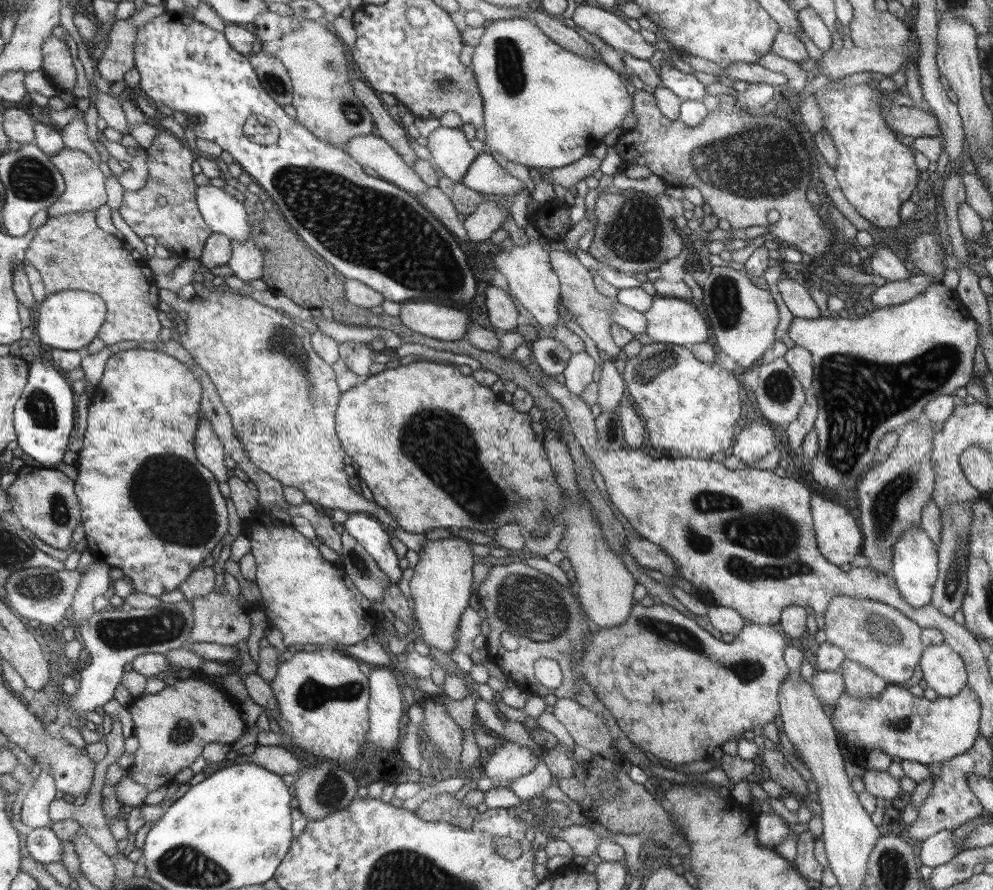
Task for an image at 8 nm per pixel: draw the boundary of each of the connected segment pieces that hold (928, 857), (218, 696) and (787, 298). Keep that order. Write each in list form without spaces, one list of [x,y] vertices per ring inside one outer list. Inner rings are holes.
[[[940,830],[921,842],[919,860],[923,866],[929,866],[929,868],[941,866],[959,852],[955,845],[957,842],[952,831]]]
[[[188,674],[178,676],[178,680],[173,685],[165,686],[157,694],[134,699],[128,709],[134,722],[133,734],[139,740],[139,747],[134,753],[135,759],[130,767],[131,778],[145,786],[149,792],[167,786],[181,770],[193,766],[197,758],[203,754],[205,746],[209,746],[211,742],[234,743],[245,730],[241,714],[229,702],[226,692],[221,692]]]
[[[782,274],[776,282],[777,290],[789,312],[797,318],[813,320],[819,318],[819,308],[811,299],[807,289]]]

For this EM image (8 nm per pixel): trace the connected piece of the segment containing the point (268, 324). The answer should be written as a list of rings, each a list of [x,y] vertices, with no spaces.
[[[218,287],[218,290],[207,291],[200,290],[195,293],[190,301],[177,299],[177,304],[179,305],[179,310],[185,312],[188,316],[187,321],[185,321],[185,329],[183,329],[183,334],[181,335],[181,343],[190,352],[193,358],[201,368],[206,370],[206,373],[212,378],[212,381],[217,384],[219,394],[221,395],[222,401],[225,406],[229,408],[229,416],[232,420],[233,430],[235,431],[235,436],[239,439],[239,442],[243,445],[247,456],[251,459],[251,462],[263,472],[266,472],[271,478],[278,480],[284,487],[295,487],[304,494],[305,501],[316,504],[322,509],[330,508],[335,510],[343,510],[343,512],[348,513],[365,513],[370,515],[373,519],[377,519],[379,522],[385,523],[387,528],[390,528],[392,533],[398,533],[400,536],[401,528],[399,528],[397,522],[392,516],[389,516],[388,512],[385,512],[383,508],[379,507],[377,503],[369,501],[361,494],[353,492],[349,486],[347,486],[347,476],[343,472],[343,458],[345,458],[345,450],[341,450],[341,442],[337,435],[335,412],[337,406],[340,402],[340,392],[337,388],[335,382],[334,370],[331,366],[324,362],[320,356],[315,356],[316,351],[311,350],[311,345],[309,344],[309,334],[307,334],[307,329],[303,330],[299,324],[293,324],[291,320],[283,318],[281,314],[277,314],[275,309],[267,308],[267,306],[261,305],[255,299],[251,297],[241,297],[241,295],[233,295],[230,293],[231,288],[226,290]]]

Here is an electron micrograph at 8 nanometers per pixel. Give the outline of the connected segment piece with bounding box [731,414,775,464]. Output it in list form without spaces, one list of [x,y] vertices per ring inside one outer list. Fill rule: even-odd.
[[[753,414],[751,424],[739,429],[731,454],[737,456],[741,464],[753,464],[753,459],[763,458],[773,448],[773,444],[771,428]]]

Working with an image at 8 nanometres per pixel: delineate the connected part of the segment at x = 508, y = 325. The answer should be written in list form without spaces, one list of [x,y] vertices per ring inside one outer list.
[[[488,284],[485,291],[485,310],[487,320],[493,328],[505,332],[512,331],[521,321],[517,314],[517,308],[509,297],[509,292],[499,287]]]

